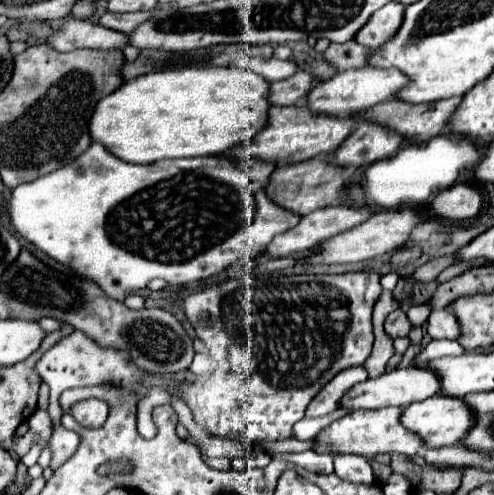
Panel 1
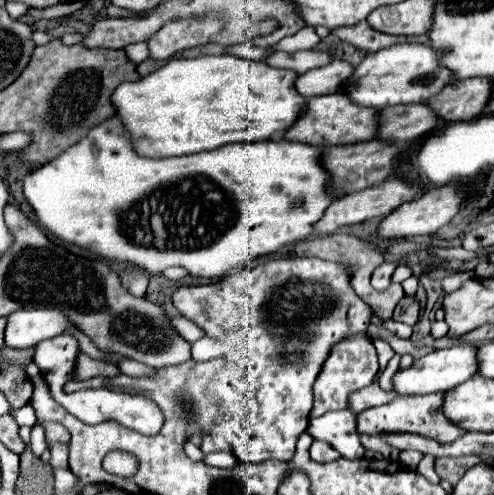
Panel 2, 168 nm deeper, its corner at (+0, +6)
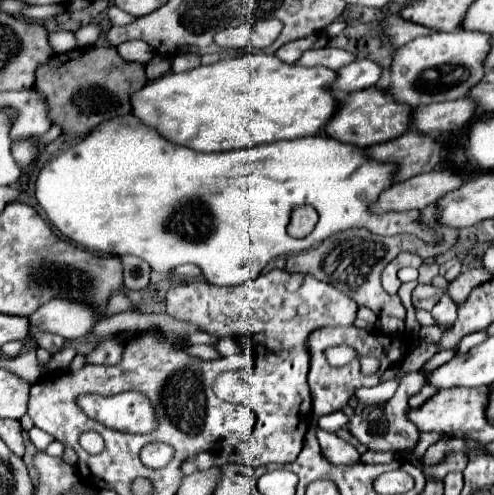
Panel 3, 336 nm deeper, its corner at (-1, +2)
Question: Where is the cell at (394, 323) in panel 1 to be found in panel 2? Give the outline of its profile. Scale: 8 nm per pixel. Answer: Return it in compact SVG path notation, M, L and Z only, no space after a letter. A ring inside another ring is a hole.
M404 296L404 298L398 302L392 320L404 322L404 324L408 324L408 326L414 326L414 324L418 322L420 308L422 308L422 306L420 306L420 300L416 300L416 296Z

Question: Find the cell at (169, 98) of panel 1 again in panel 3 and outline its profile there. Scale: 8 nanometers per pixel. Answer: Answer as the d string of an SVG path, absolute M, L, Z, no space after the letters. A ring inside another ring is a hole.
M245 54L231 60L219 60L209 66L197 66L179 74L171 72L149 82L131 94L131 112L147 128L157 130L173 144L181 144L195 152L225 152L319 134L337 106L337 98L329 92L329 84L333 80L335 72L329 68L301 68L283 64L277 56Z

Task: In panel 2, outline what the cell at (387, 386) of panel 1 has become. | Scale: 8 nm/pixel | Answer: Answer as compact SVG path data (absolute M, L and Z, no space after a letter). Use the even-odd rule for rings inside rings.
M456 344L452 348L436 350L420 360L416 360L410 368L394 374L394 390L398 394L432 394L432 392L446 392L476 374L476 352L478 348L472 344Z

